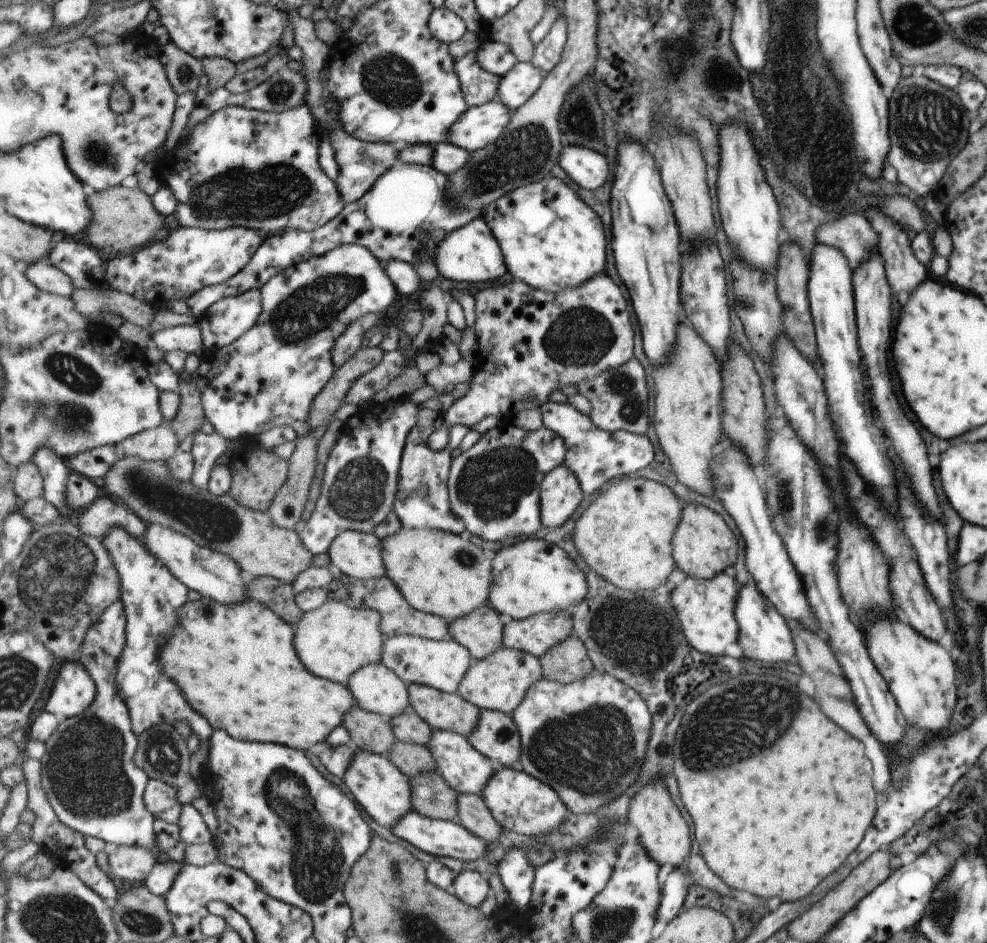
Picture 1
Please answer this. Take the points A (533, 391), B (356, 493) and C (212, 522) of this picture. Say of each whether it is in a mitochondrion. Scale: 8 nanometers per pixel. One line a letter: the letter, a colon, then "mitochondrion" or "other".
A: other
B: mitochondrion
C: mitochondrion

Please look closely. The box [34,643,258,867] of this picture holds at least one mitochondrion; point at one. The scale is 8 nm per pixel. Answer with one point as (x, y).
(87, 775)

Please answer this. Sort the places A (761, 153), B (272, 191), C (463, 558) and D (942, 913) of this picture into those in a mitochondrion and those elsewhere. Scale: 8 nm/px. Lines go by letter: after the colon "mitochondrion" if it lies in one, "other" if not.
A: other
B: mitochondrion
C: mitochondrion
D: mitochondrion

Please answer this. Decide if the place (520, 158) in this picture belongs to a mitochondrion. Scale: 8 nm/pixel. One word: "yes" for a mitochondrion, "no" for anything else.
yes

